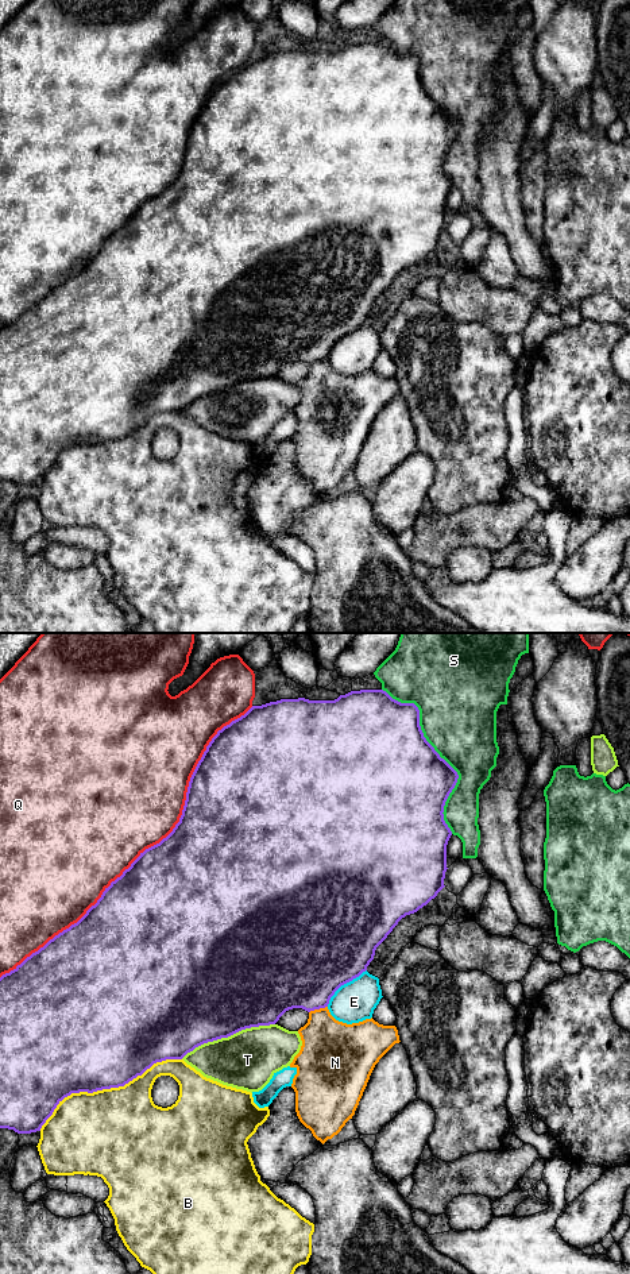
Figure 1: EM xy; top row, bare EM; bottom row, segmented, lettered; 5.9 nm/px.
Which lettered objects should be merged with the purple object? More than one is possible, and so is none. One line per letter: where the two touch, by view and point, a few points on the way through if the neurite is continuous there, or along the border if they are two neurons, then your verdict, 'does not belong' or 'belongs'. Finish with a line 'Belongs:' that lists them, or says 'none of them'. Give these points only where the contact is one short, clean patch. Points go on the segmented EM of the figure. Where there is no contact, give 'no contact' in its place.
B: contact xy (107, 1088); does not belong
E: contact xy (343, 984); border xy (366, 969), (344, 983), (327, 1006); does not belong
N: contact xy (317, 1008); does not belong
Q: contact xy (151, 846); does not belong
S: contact xy (437, 753); does not belong
T: contact xy (227, 1037); does not belong
Belongs: none of them

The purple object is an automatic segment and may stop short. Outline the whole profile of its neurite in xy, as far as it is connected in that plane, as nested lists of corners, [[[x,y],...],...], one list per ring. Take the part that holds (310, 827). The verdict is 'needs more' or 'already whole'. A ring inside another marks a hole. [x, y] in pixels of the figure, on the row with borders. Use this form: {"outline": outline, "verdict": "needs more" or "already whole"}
{"outline": [[[383,690],[351,691],[345,695],[340,695],[335,700],[309,700],[298,698],[252,706],[244,715],[219,730],[206,746],[206,750],[190,777],[182,815],[173,831],[159,843],[140,853],[131,866],[105,888],[97,903],[92,906],[77,923],[55,935],[13,970],[0,977],[0,1128],[13,1130],[18,1134],[40,1131],[57,1105],[71,1093],[93,1093],[103,1089],[124,1086],[138,1076],[142,1076],[156,1062],[182,1059],[188,1053],[204,1043],[228,1038],[246,1028],[275,1024],[289,1009],[302,1008],[310,1012],[328,1007],[331,997],[341,985],[352,981],[367,970],[367,966],[374,960],[376,947],[387,938],[398,922],[406,915],[414,914],[426,906],[445,887],[444,879],[448,869],[447,845],[452,831],[445,823],[442,812],[445,802],[455,788],[457,779],[457,772],[440,757],[424,737],[420,726],[418,707],[414,703],[401,703]]], "verdict": "already whole"}

